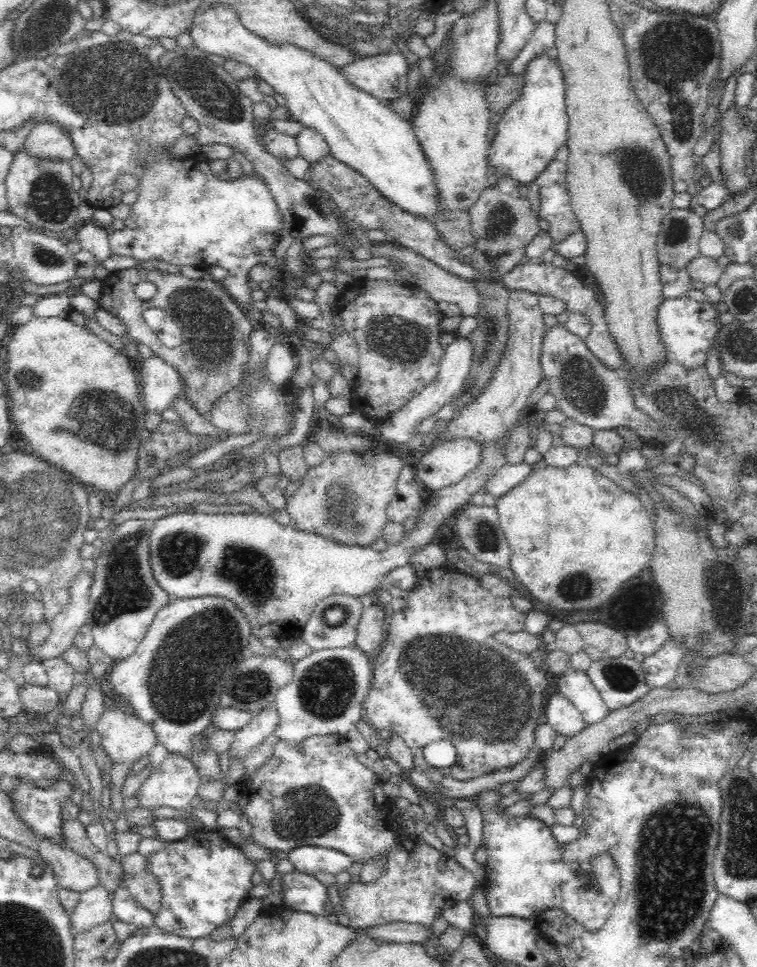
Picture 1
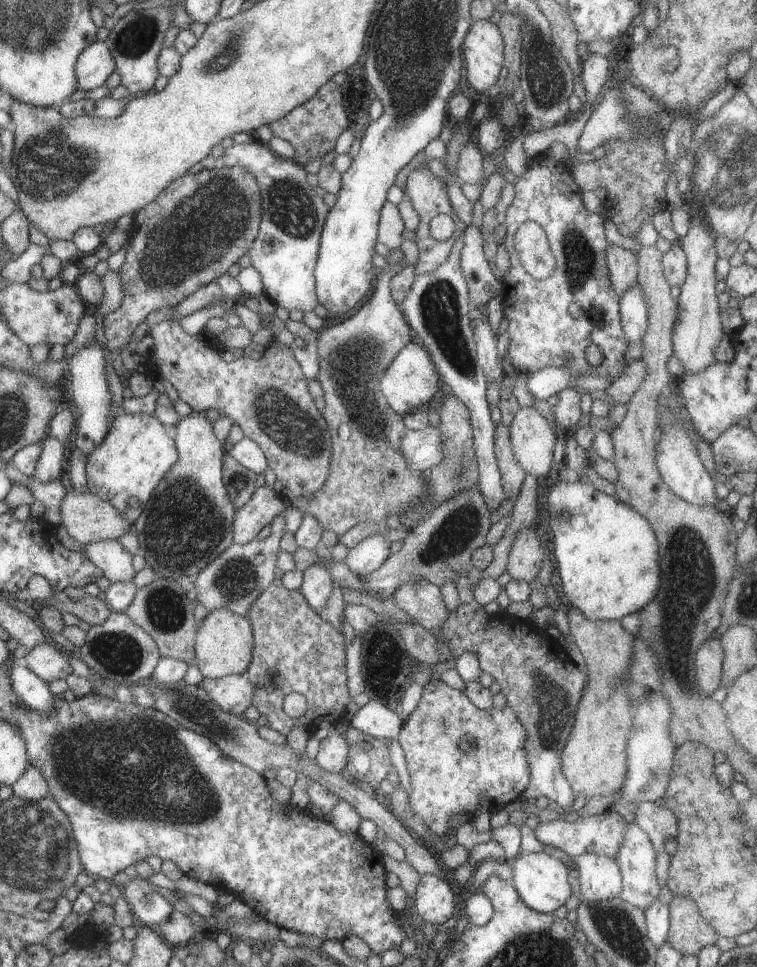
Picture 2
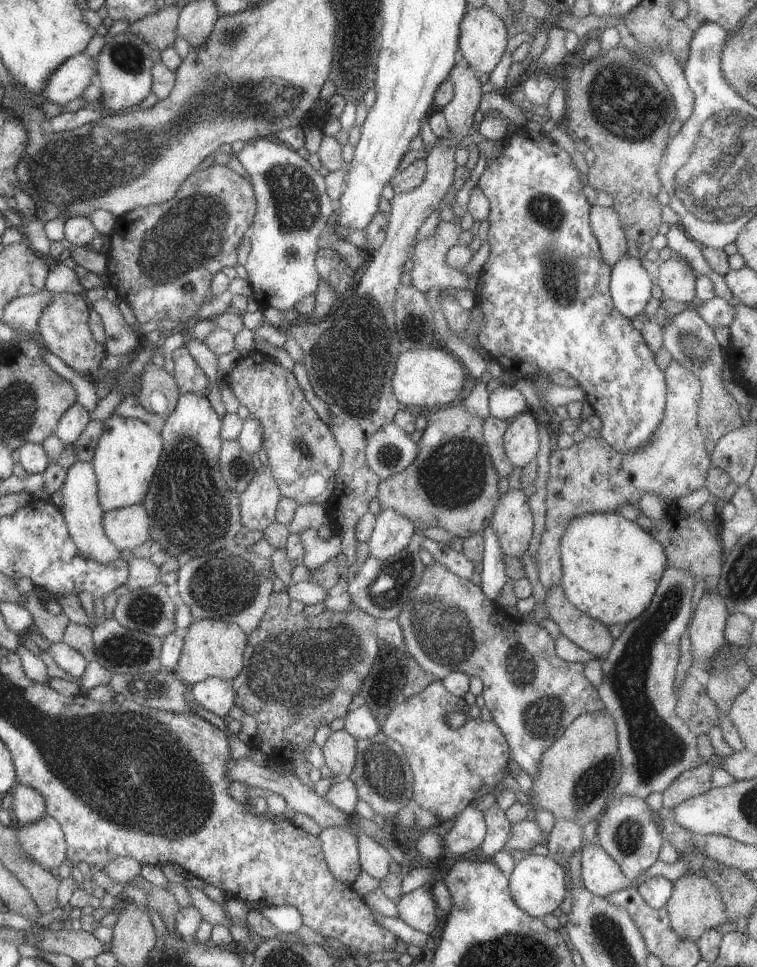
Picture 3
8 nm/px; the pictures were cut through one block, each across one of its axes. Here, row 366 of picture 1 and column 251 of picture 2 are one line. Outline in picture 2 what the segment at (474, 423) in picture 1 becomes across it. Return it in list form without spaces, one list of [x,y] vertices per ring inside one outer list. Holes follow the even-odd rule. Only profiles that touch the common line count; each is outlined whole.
[[[256,487],[249,500],[234,512],[232,542],[242,545],[256,538],[263,526],[269,525],[289,506],[273,488]]]

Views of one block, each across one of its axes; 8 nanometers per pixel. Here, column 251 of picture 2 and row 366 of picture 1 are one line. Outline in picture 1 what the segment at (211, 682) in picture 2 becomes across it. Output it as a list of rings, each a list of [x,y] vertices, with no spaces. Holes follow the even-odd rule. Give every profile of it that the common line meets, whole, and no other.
[[[686,295],[664,299],[657,305],[655,321],[659,328],[660,342],[670,356],[688,369],[704,365],[708,349],[712,345],[716,346],[715,339],[720,329],[716,305],[700,303]]]

